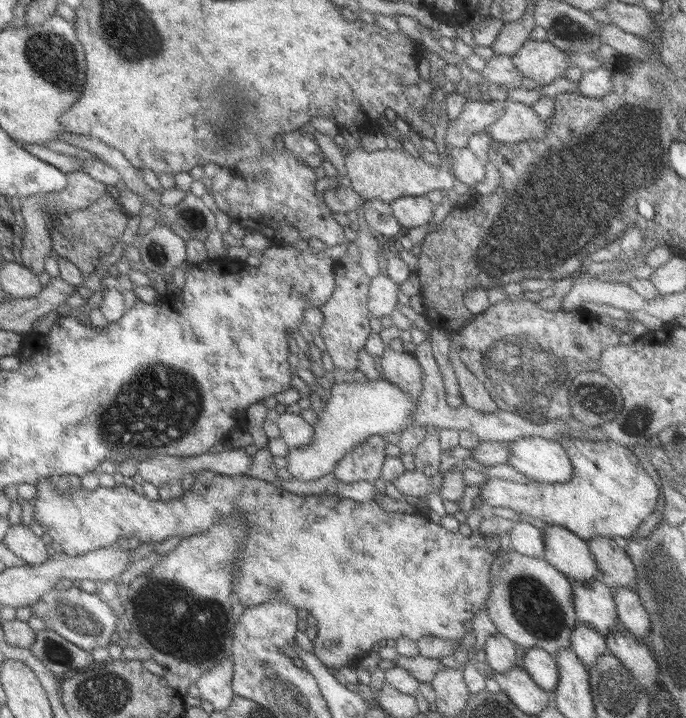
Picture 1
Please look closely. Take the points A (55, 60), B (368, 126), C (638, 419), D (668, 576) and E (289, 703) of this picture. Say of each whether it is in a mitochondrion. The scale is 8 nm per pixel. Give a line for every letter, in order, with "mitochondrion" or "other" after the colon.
A: mitochondrion
B: other
C: mitochondrion
D: mitochondrion
E: mitochondrion

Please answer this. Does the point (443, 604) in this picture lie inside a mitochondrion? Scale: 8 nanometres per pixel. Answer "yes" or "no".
no

